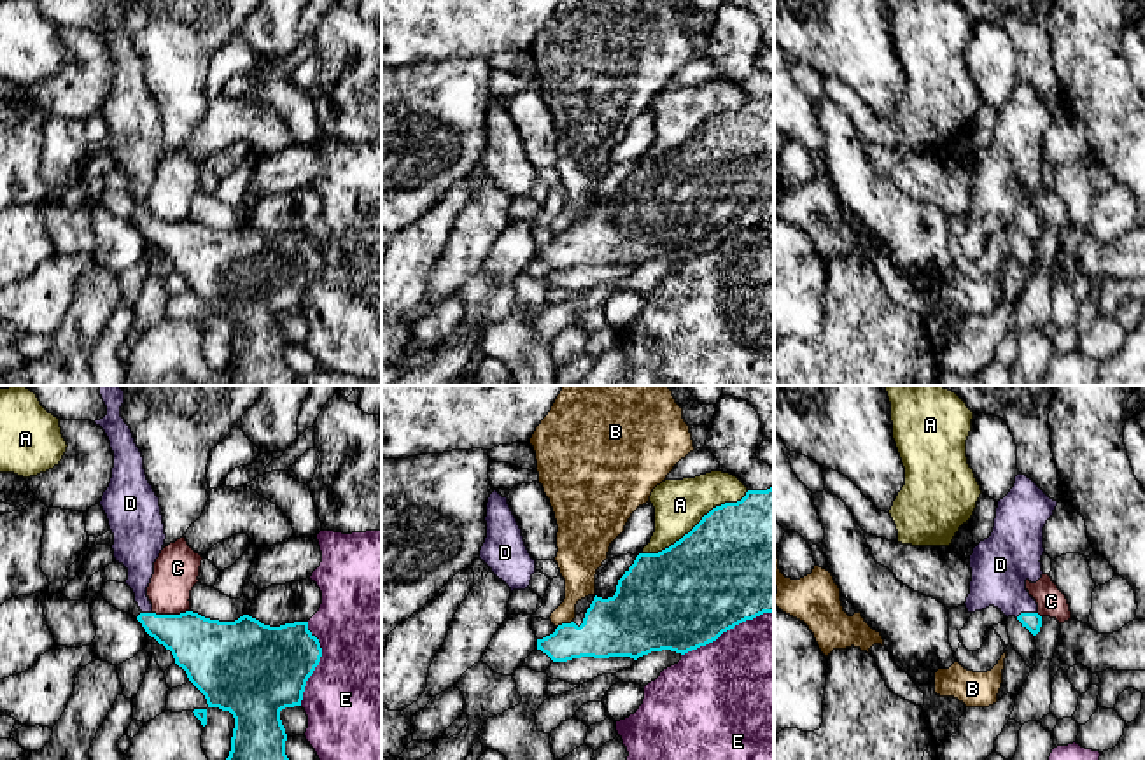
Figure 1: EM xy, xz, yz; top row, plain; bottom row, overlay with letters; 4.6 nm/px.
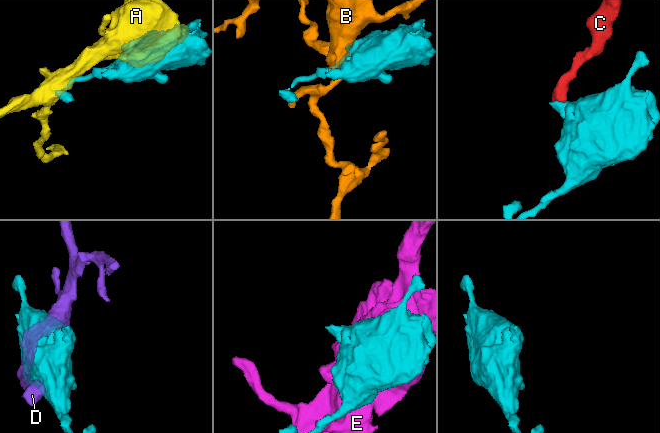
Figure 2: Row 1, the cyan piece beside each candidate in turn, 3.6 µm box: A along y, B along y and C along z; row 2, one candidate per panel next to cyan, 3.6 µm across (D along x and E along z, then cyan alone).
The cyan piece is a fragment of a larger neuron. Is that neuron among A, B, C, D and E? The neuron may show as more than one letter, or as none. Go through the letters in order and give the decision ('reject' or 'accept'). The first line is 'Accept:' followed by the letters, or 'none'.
Accept: D
A: reject
B: reject
C: reject
D: accept
E: reject

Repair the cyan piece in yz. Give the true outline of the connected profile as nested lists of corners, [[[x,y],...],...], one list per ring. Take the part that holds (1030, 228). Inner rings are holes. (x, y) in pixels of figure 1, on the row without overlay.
[[[1017,82],[1010,100],[998,109],[993,140],[970,163],[968,221],[998,215],[1007,226],[1015,224],[1033,243],[1040,240],[1038,212],[1026,198],[1042,179],[1043,135],[1054,123],[1050,107],[1031,86]]]

